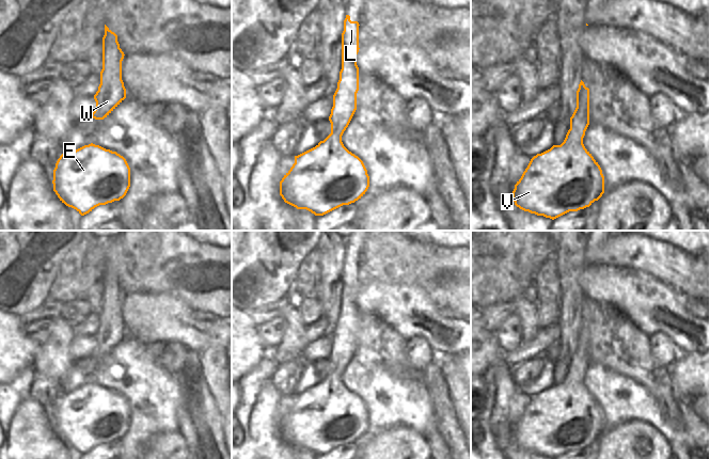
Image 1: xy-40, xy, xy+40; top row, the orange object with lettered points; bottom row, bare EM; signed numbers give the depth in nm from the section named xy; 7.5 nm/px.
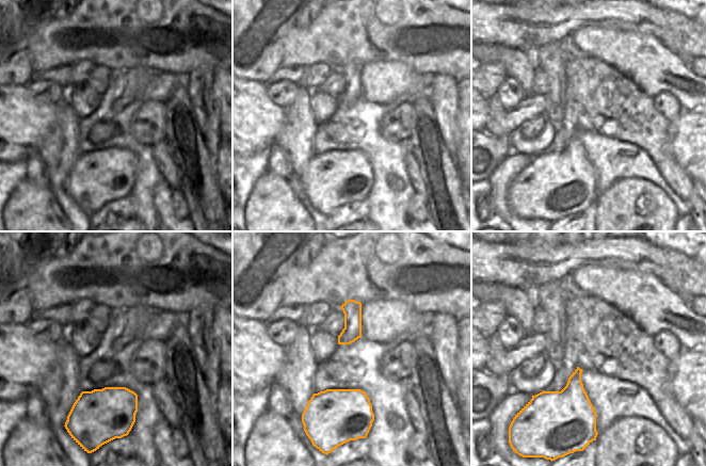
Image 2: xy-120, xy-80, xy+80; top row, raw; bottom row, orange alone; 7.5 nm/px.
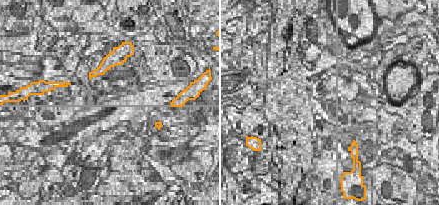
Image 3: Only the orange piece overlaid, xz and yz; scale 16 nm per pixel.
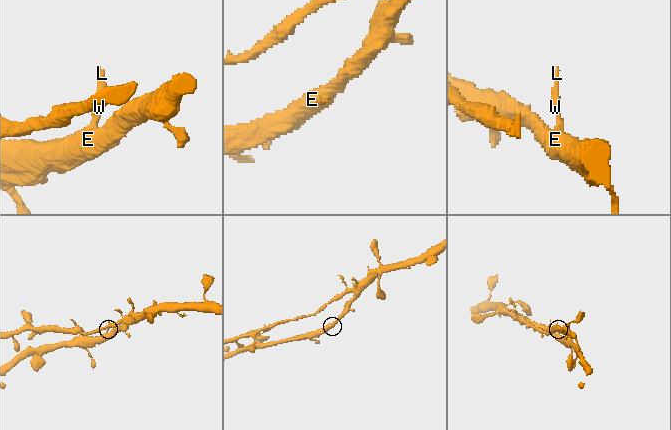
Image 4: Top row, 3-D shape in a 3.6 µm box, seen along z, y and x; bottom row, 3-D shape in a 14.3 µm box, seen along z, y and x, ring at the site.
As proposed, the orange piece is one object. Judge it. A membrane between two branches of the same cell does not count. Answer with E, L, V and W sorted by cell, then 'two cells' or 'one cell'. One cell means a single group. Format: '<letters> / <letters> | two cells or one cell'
E L V W | one cell

